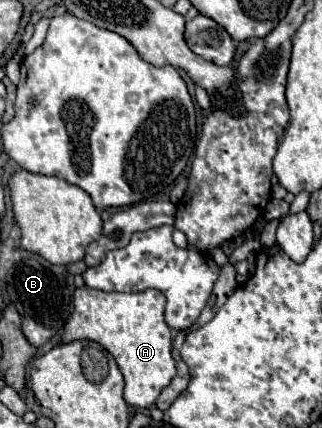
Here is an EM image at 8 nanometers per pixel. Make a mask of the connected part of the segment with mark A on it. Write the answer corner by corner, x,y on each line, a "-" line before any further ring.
88,286
78,288
78,300
70,320
64,326
62,342
92,340
102,344
116,360
124,376
124,400
134,408
150,408
158,394
176,376
176,366
170,356
172,334
164,322
164,296
156,290
138,294
102,292

